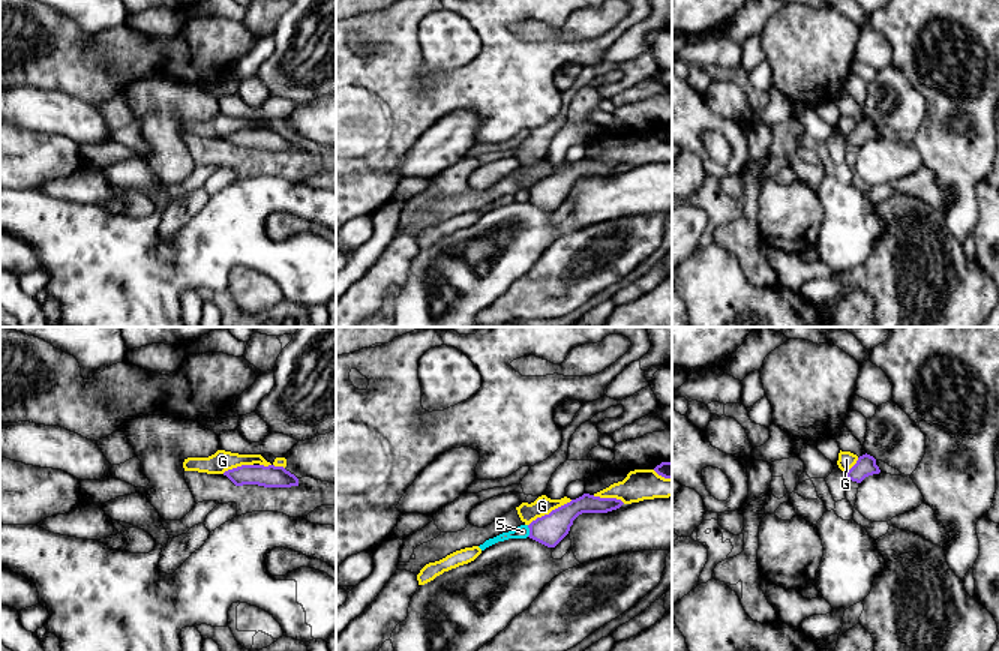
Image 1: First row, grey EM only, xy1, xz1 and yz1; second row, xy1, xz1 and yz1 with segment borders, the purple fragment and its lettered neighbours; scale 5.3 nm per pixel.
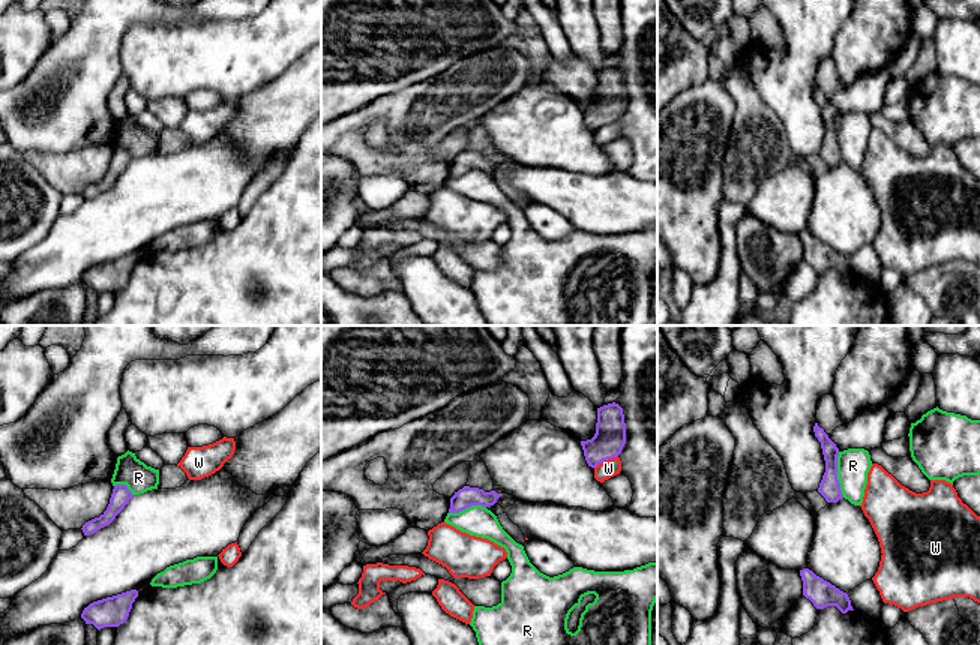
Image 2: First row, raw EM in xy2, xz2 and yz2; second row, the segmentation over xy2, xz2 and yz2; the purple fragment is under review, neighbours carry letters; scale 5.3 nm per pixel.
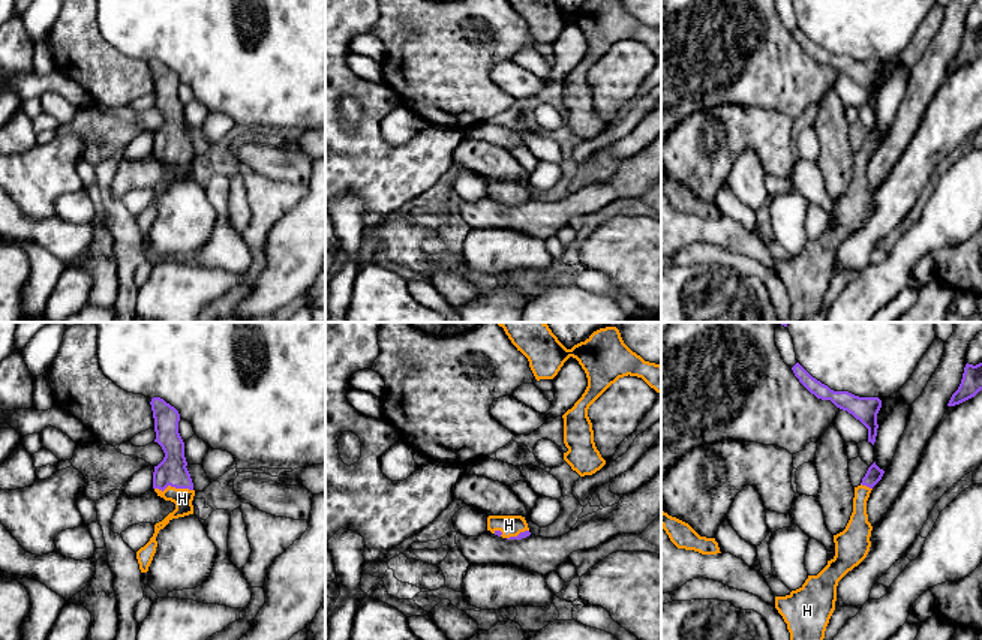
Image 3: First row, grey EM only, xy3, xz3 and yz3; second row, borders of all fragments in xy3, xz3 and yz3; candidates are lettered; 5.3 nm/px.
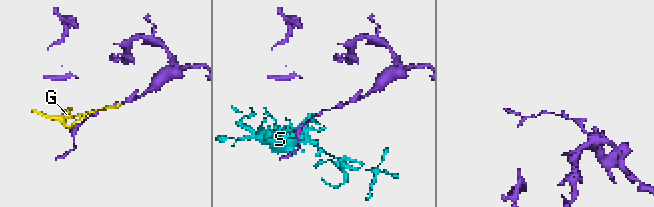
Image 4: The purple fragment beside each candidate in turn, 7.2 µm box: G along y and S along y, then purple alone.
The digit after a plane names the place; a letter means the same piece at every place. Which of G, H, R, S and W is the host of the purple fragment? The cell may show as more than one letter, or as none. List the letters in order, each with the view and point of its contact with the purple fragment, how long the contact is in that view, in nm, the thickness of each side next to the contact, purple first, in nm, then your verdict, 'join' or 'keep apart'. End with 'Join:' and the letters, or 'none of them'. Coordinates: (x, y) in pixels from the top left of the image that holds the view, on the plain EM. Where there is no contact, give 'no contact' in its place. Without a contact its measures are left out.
G: xz1 (551, 176) | 280 nm | 170/100 nm | keep apart
H: xy3 (174, 150) | 200 nm | 160/100 nm | join
R: yz2 (836, 138) | 260 nm | 110/180 nm | keep apart
S: xz1 (530, 195) | 60 nm | 170/70 nm | keep apart
W: xz2 (605, 123) | 150 nm | 170/100 nm | keep apart
Join: H

